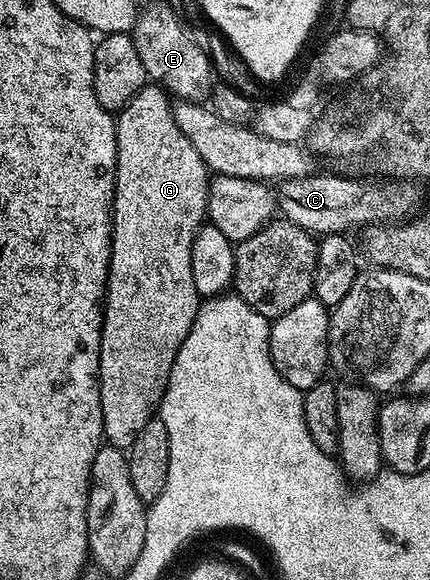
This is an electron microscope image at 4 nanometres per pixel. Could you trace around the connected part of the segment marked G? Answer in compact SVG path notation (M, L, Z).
M155 82L145 83L137 90L130 102L121 108L115 117L116 122L116 189L112 195L112 253L108 263L108 283L104 289L102 301L102 319L100 321L100 401L102 402L102 422L104 423L104 440L115 448L127 450L138 438L138 430L146 426L146 422L154 419L154 413L160 407L160 399L168 388L170 370L174 366L174 358L178 358L178 350L182 350L182 342L186 342L186 334L190 334L190 326L194 326L194 318L198 314L202 297L194 290L194 270L190 270L190 250L196 237L196 232L205 223L208 214L208 182L210 173L202 162L198 150L178 130L178 122L174 118L173 101Z

